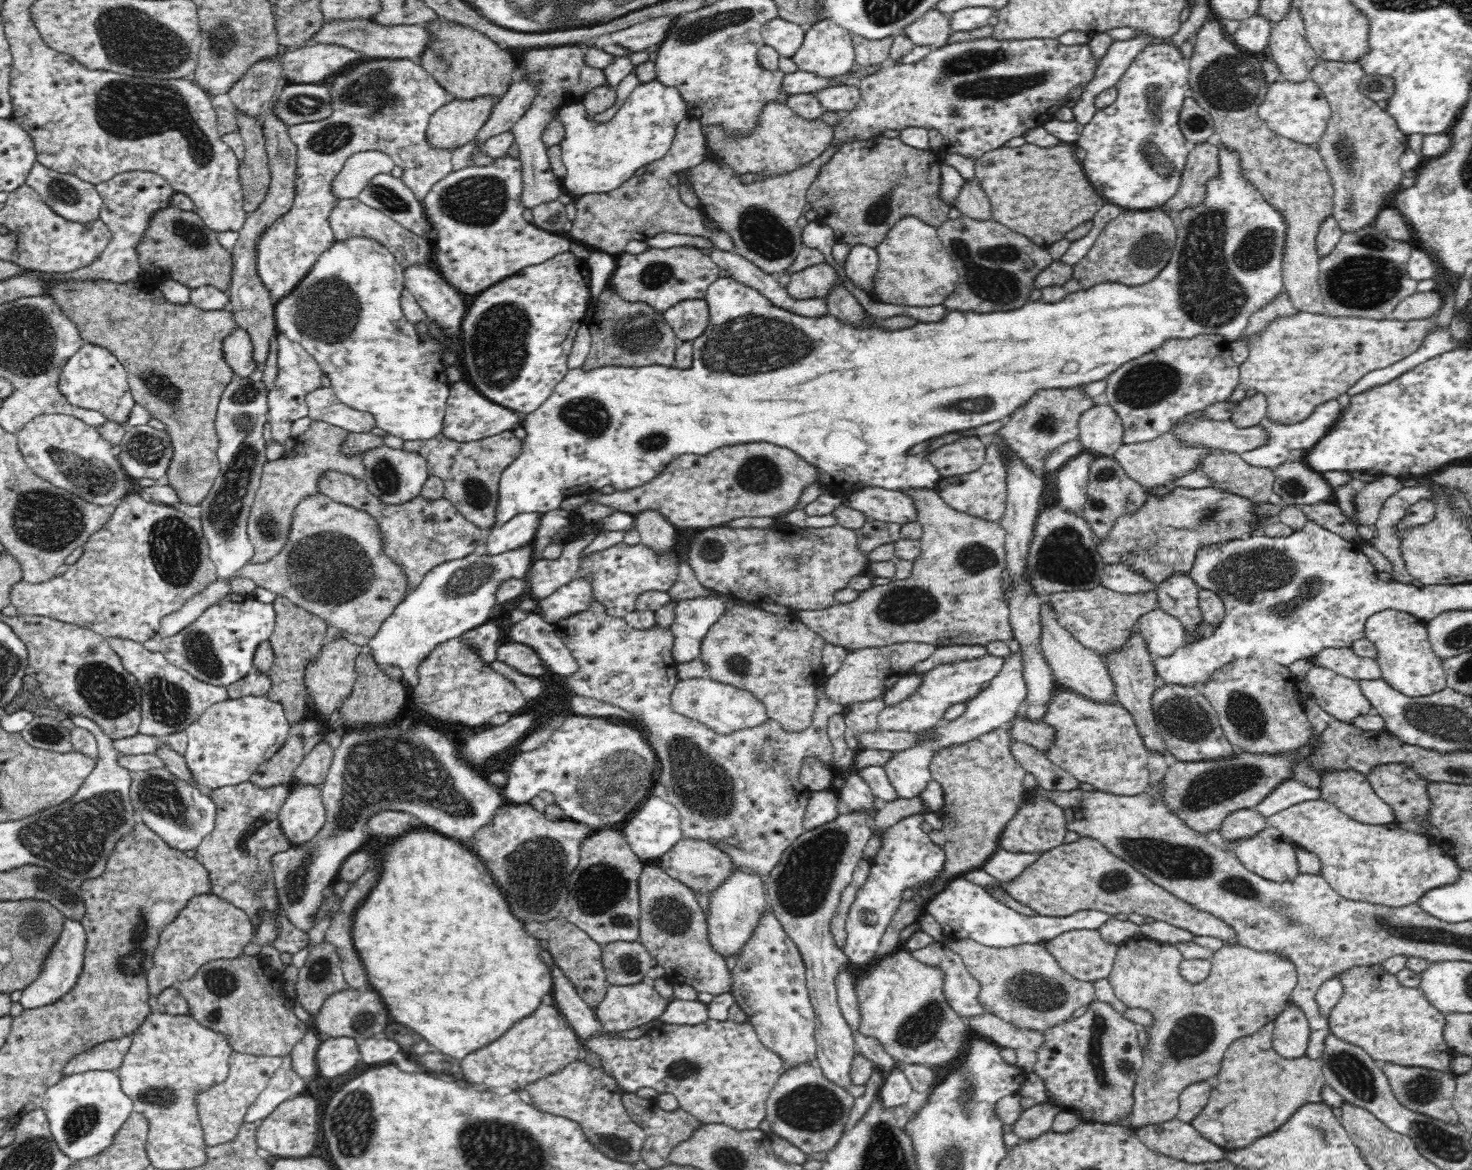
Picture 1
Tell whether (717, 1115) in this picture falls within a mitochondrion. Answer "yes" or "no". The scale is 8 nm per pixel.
no

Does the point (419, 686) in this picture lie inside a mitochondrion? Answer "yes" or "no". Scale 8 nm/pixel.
no

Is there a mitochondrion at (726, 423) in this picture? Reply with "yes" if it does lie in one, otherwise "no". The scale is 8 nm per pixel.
no

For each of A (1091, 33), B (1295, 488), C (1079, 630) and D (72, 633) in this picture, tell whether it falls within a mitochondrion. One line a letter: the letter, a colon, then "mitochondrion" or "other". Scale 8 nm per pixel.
A: other
B: mitochondrion
C: other
D: other

